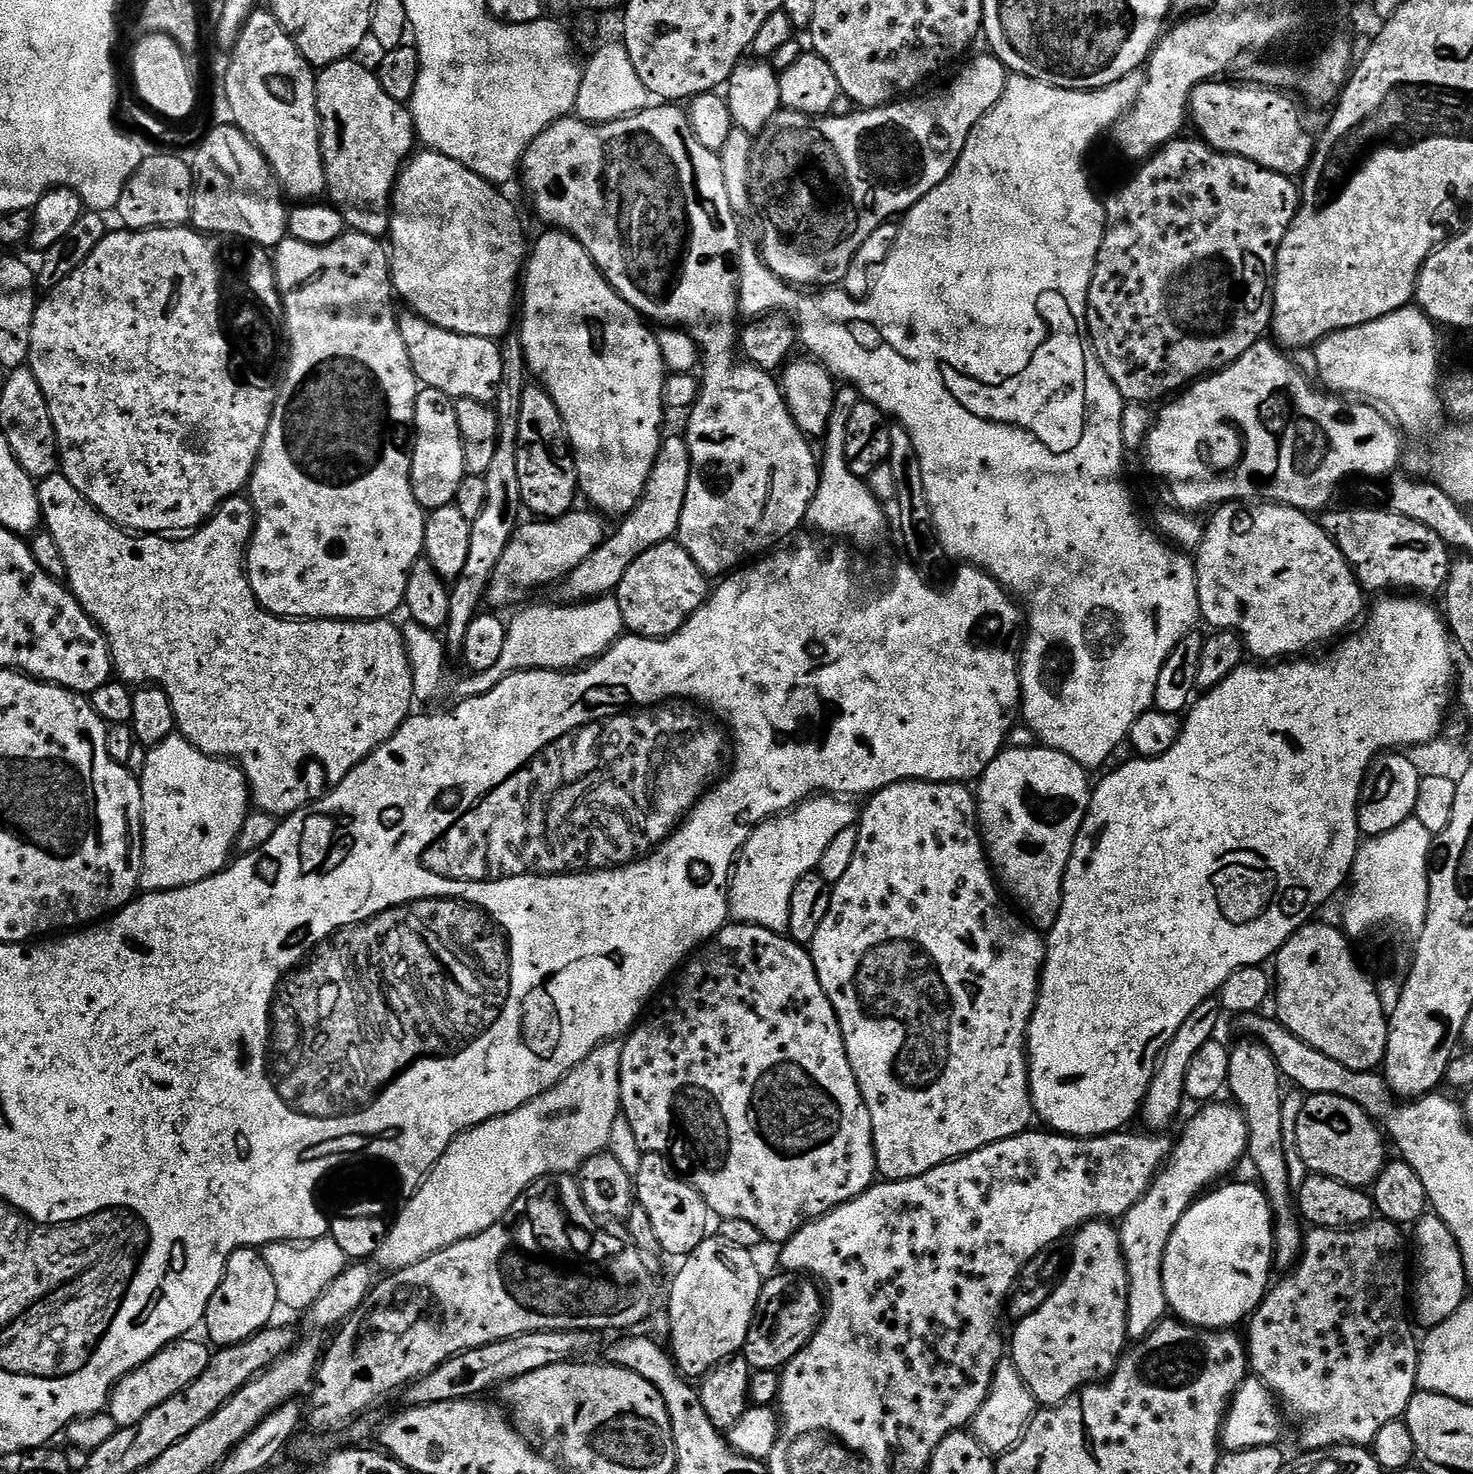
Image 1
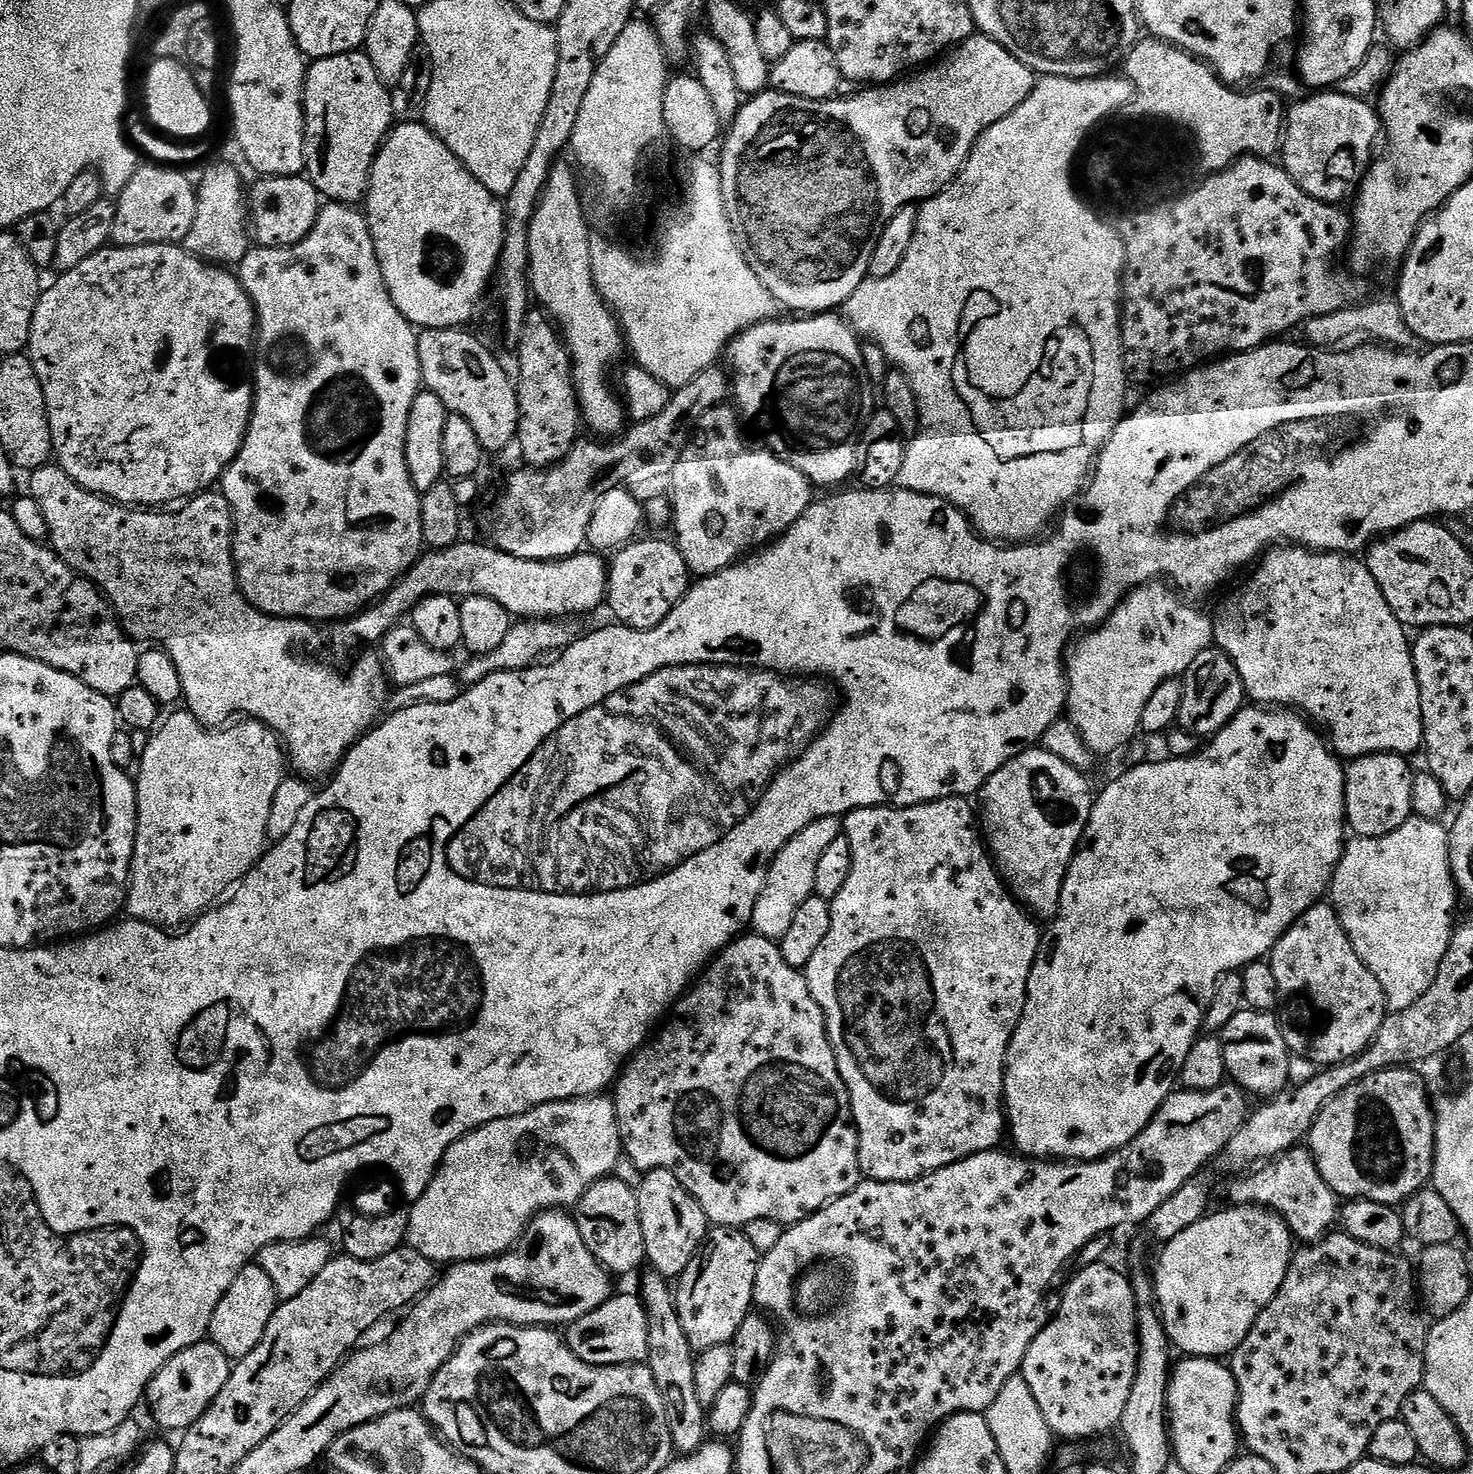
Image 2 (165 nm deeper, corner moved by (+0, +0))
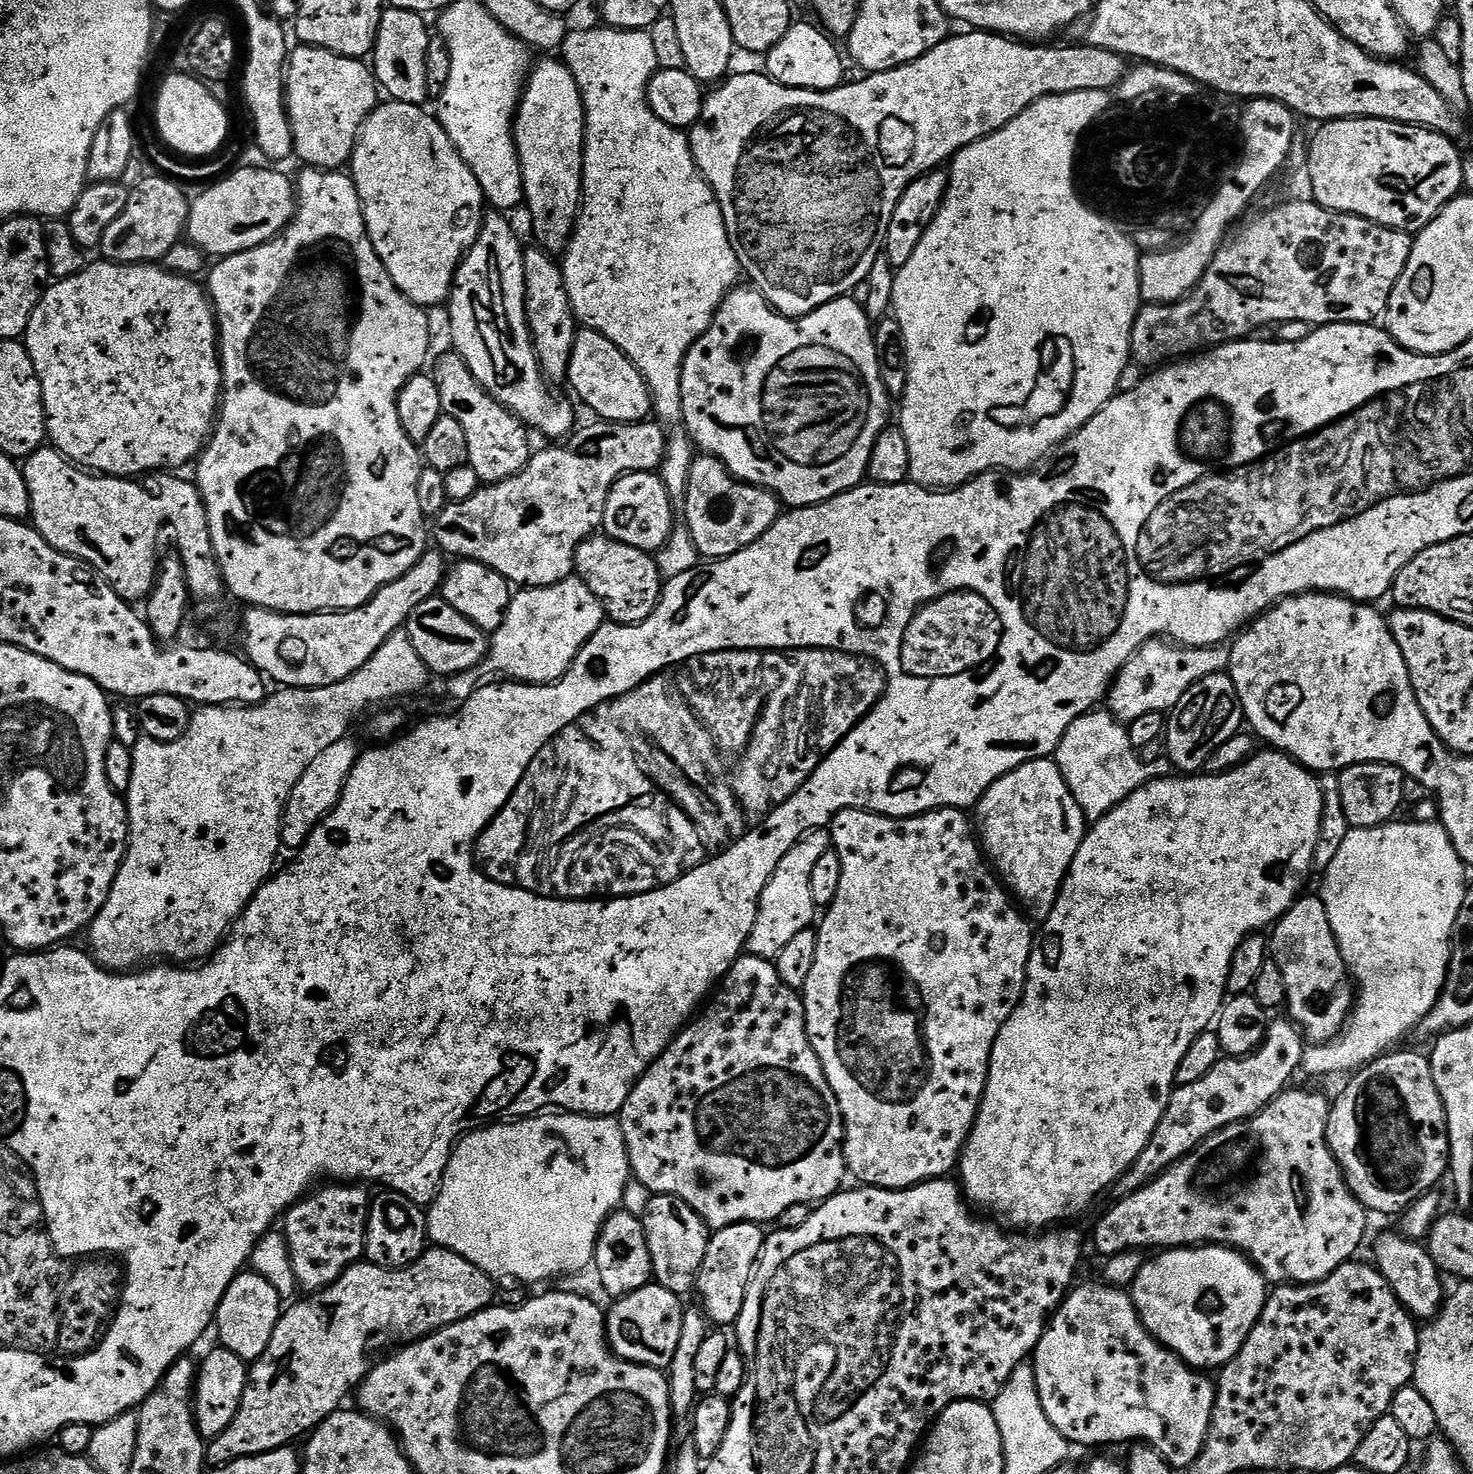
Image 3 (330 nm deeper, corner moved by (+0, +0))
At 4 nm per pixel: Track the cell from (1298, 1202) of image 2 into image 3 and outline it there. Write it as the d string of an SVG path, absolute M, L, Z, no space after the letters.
M1289 1087L1280 1093L1257 1116L1251 1116L1249 1120L1239 1120L1237 1124L1226 1126L1210 1138L1206 1138L1194 1151L1186 1154L1174 1166L1166 1169L1158 1178L1154 1178L1146 1186L1142 1186L1134 1194L1119 1197L1116 1205L1101 1218L1096 1224L1096 1233L1092 1240L1096 1248L1101 1252L1101 1257L1116 1256L1120 1252L1133 1250L1167 1250L1169 1248L1194 1248L1197 1246L1223 1246L1235 1248L1236 1251L1244 1253L1253 1264L1259 1268L1269 1285L1279 1286L1281 1284L1313 1284L1338 1270L1338 1266L1349 1263L1352 1256L1360 1248L1364 1235L1368 1232L1368 1219L1370 1213L1361 1204L1360 1200L1352 1192L1344 1176L1344 1170L1336 1160L1332 1147L1328 1145L1328 1114L1330 1111L1330 1100L1327 1100L1320 1092L1307 1092L1304 1088Z

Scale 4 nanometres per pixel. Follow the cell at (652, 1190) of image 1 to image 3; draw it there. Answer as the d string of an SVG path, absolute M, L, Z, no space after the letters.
M653 1195L651 1202L646 1206L646 1210L643 1214L644 1222L644 1233L646 1234L646 1246L650 1246L650 1258L652 1259L652 1274L655 1283L661 1284L666 1290L670 1290L681 1298L687 1297L687 1292L690 1293L695 1289L696 1286L696 1275L700 1272L700 1267L702 1266L702 1258L706 1258L706 1246L708 1245L708 1238L710 1235L710 1229L707 1224L705 1224L703 1218L696 1213L690 1206L686 1206L686 1202L682 1202L682 1198L677 1196L658 1196Z

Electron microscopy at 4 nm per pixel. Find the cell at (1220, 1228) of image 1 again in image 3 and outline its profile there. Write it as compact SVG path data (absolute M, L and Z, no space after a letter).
M1223 1246L1169 1248L1145 1259L1138 1278L1132 1284L1130 1295L1140 1320L1159 1344L1179 1356L1193 1370L1219 1370L1229 1364L1242 1350L1252 1327L1258 1322L1270 1285L1259 1268L1242 1252Z

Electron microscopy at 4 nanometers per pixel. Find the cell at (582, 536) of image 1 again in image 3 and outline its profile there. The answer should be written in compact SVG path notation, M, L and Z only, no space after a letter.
M629 472L612 485L604 507L603 535L626 542L626 546L655 554L672 537L673 523L672 500L656 472Z

